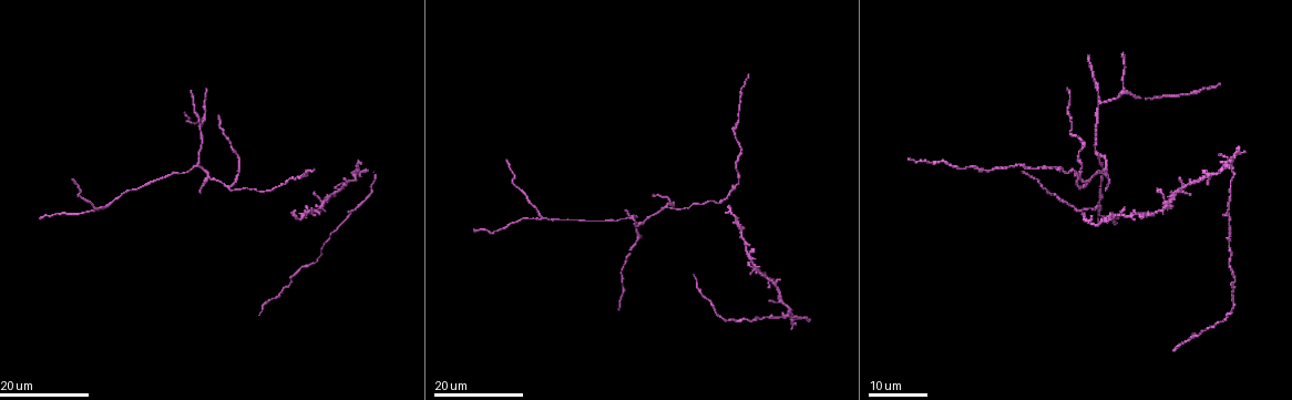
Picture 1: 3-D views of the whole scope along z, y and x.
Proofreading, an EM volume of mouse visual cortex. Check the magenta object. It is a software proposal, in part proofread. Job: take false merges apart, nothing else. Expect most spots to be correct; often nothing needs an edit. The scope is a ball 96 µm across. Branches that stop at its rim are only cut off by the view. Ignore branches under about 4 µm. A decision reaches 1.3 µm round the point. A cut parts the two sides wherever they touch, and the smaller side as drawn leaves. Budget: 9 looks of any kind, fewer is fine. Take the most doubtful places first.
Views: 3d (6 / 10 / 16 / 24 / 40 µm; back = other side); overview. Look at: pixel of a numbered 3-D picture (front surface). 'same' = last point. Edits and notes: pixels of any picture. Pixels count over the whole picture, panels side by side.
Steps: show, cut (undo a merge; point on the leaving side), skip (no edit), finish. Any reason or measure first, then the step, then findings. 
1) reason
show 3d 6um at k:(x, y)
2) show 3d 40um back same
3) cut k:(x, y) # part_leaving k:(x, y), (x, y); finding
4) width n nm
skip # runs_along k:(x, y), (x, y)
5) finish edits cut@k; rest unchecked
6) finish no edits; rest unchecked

a fork
show 3d 24um at 1:(662, 207)

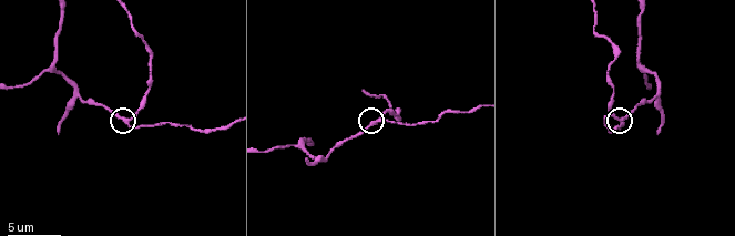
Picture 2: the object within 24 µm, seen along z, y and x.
show 3d 6um at 2:(125, 119)

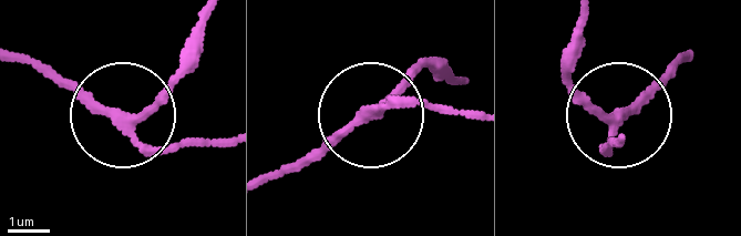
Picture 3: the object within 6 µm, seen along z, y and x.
skip # one cell here

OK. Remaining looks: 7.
three-way junction
show 3d 16um at 1:(1099, 206)

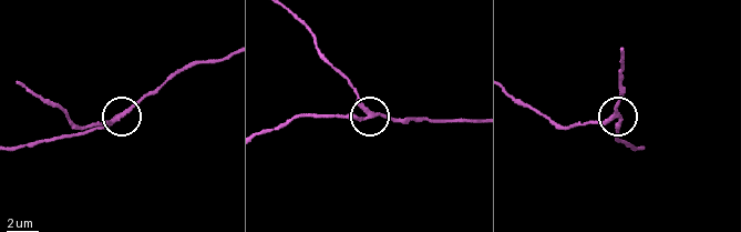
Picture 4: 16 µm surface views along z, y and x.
show 3d 10um at 4:(117, 119)

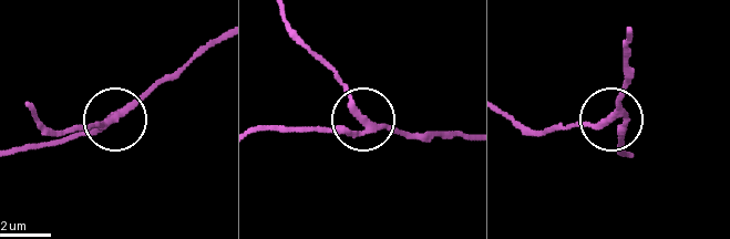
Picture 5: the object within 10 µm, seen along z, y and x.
skip # runs_along 5:(469, 136), (405, 136), (363, 122), (348, 131), (294, 131); continuous, no second cell

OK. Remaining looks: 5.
a fork
show 3d 10um at 2:(52, 70)

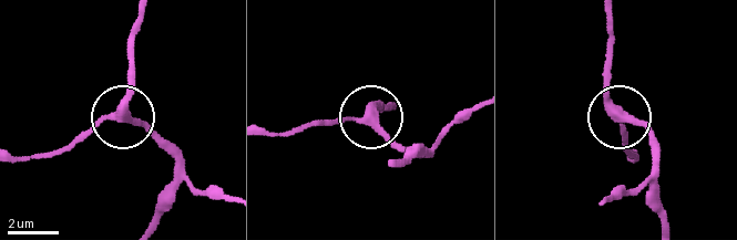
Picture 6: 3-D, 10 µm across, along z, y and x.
closer look
show 3d 6um at 6:(118, 115)

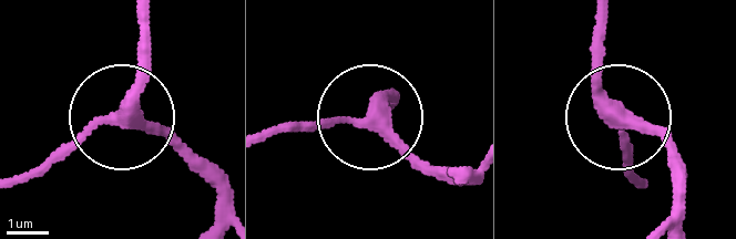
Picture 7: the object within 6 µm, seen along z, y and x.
width 300 nm
skip # continuous, no second cell

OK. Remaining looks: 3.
three-way junction
show 3d 16um at 1:(204, 116)

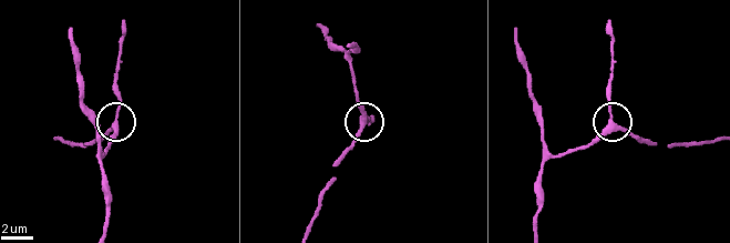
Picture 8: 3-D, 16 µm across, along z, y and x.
show 3d 10um at 8:(116, 125)

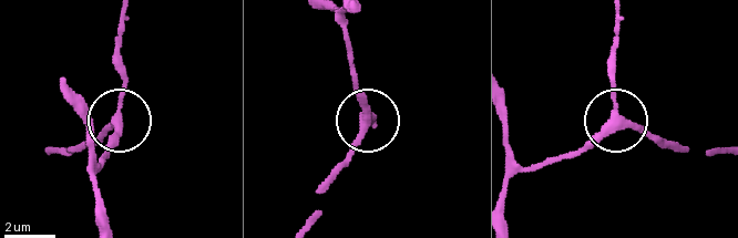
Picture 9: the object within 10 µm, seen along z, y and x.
arms 3
skip # runs_along 9:(511, 177), (567, 158), (606, 124), (613, 112), (613, 57); all the same cell

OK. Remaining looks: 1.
finish no edits; rest unchecked

